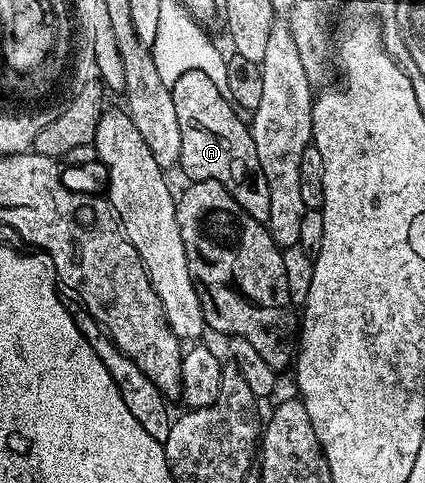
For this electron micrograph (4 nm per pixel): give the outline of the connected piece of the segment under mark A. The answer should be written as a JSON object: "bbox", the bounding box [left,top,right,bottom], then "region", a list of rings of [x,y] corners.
{"bbox":[171,69,270,222],"region":[[[200,69],[188,70],[171,89],[174,110],[178,114],[178,130],[182,130],[179,171],[184,171],[192,182],[217,180],[250,218],[267,222],[270,190],[260,169],[258,150],[254,150],[251,127],[239,120],[232,101],[224,98],[213,79]]]}

